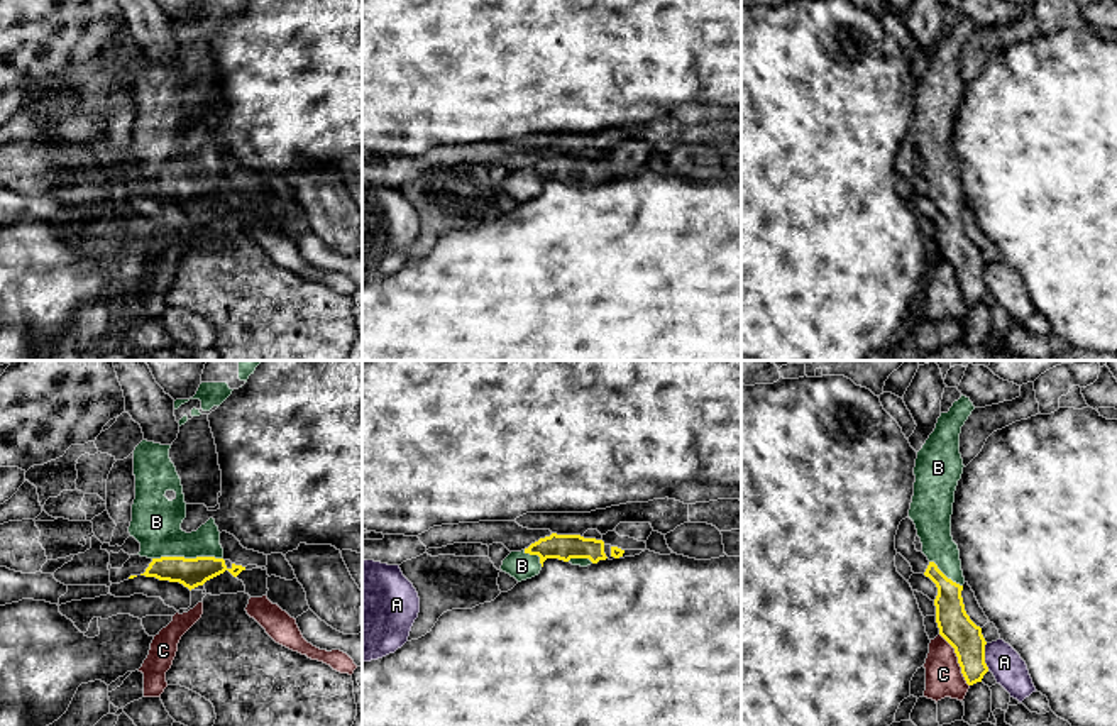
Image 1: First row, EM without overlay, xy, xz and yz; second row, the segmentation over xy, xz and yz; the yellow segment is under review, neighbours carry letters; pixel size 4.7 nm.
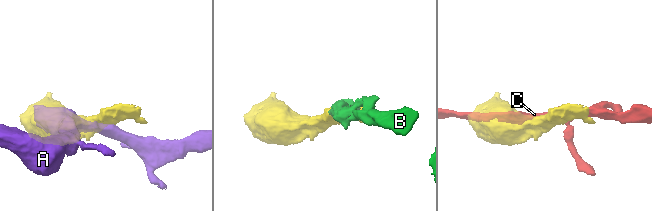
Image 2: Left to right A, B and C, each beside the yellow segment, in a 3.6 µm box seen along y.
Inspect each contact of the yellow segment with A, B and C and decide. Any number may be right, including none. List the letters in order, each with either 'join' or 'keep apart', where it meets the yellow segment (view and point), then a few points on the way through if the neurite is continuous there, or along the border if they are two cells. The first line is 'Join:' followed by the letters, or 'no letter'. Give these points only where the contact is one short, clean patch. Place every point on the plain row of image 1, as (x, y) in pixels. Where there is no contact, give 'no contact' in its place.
Join: B
A: keep apart; contact yz (984, 278); border yz (985, 264), (985, 286), (989, 290)
B: join; contact xy (187, 180)
C: keep apart; contact yz (958, 281)

